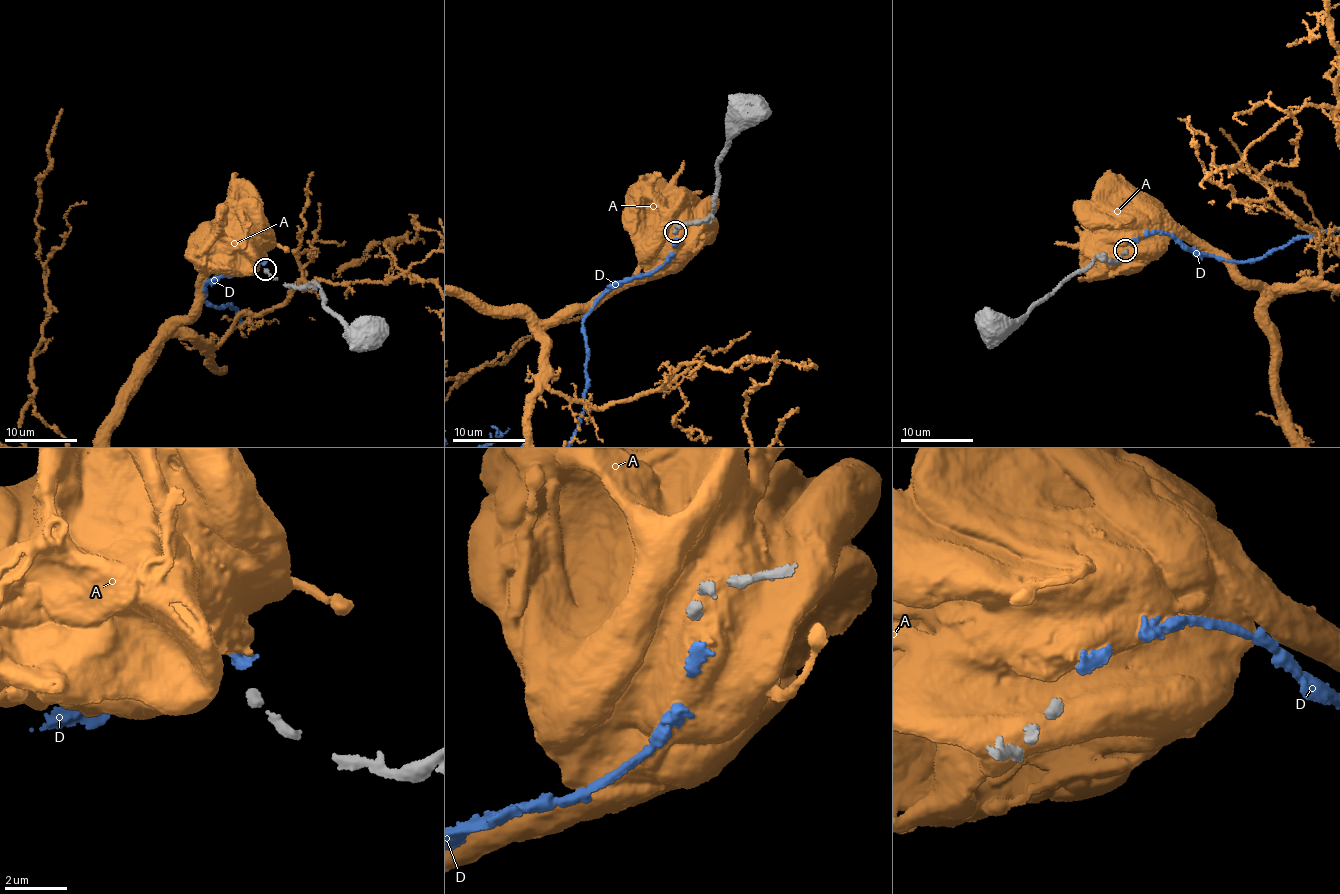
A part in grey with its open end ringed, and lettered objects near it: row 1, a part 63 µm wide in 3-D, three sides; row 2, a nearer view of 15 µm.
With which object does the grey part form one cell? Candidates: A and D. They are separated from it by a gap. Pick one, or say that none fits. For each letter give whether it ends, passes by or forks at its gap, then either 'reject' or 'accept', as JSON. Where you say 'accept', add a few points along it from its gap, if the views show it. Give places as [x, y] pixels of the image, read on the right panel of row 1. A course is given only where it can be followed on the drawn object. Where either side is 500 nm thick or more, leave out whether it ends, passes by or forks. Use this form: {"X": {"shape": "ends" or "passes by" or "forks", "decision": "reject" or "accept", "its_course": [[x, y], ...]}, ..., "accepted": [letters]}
{"A": {"decision": "reject"}, "D": {"shape": "ends", "decision": "accept"}, "accepted": ["D"]}

